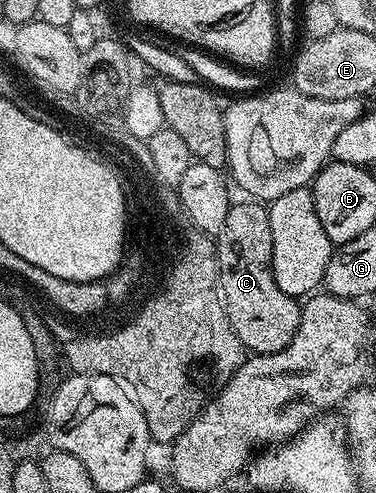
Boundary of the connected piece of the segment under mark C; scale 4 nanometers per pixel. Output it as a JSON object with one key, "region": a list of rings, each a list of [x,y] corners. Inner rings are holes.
{"region":[[[242,199],[242,202],[231,204],[228,219],[224,219],[224,227],[216,235],[216,264],[222,302],[226,304],[226,314],[232,323],[232,331],[240,339],[240,343],[251,354],[279,353],[288,343],[292,343],[292,335],[300,327],[302,318],[301,304],[295,298],[284,295],[280,287],[276,287],[274,272],[270,270],[272,263],[272,214],[265,204],[253,199]]]}

